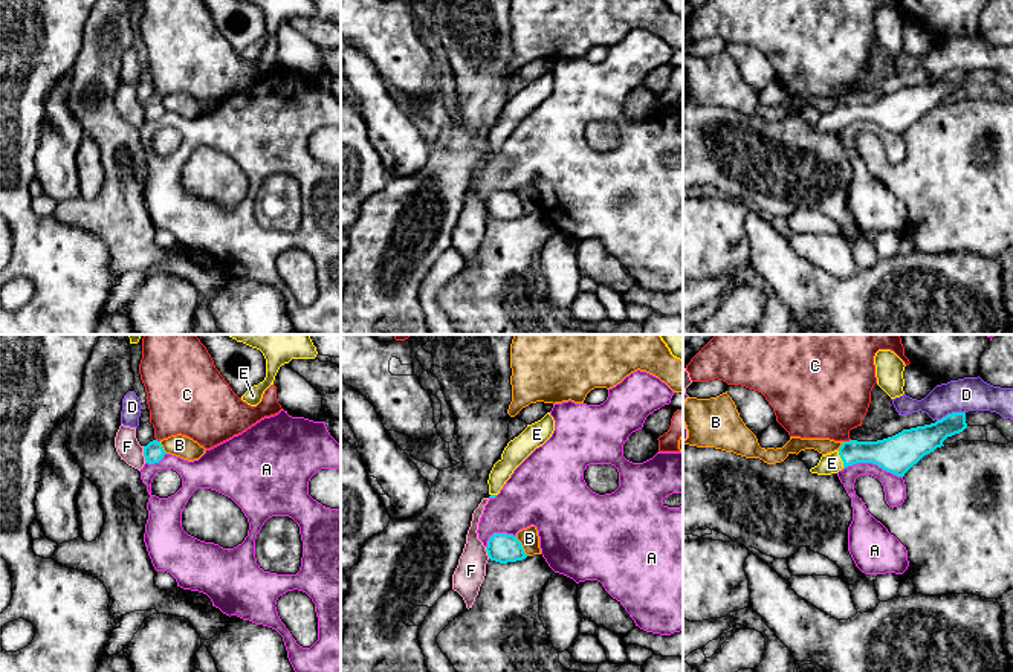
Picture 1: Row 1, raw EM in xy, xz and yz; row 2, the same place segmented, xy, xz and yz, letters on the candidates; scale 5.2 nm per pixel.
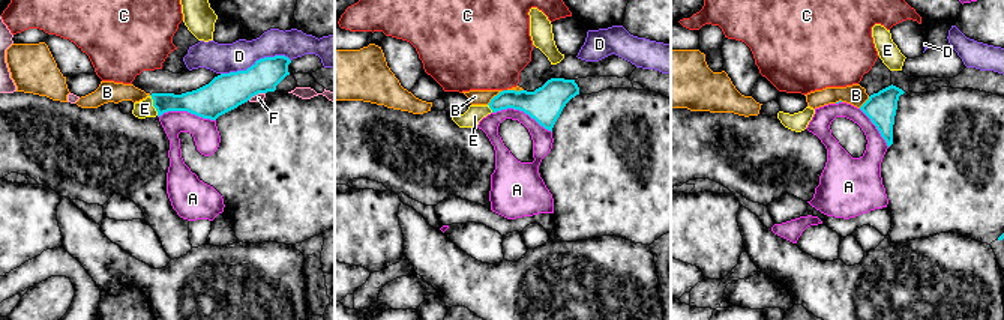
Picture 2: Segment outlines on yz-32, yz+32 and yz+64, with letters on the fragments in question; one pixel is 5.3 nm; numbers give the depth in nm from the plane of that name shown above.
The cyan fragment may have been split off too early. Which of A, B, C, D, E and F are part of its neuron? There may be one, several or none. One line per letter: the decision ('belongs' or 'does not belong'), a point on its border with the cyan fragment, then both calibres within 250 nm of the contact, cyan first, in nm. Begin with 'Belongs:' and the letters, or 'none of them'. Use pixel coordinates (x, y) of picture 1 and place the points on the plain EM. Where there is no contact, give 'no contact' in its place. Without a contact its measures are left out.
Belongs: E
A: does not belong; meets cyan in yz at (873, 121); 200 nm thick on the cyan side, 120 nm on the other
B: does not belong; meets cyan in xz at (521, 203); 160 nm thick on the cyan side, 100 nm on the other
C: does not belong; meets cyan in yz at (847, 100); 190 nm thick on the cyan side, 400 nm on the other
D: does not belong; meets cyan in yz at (952, 71); 160 nm thick on the cyan side, 180 nm on the other
E: belongs; meets cyan in yz at (842, 118); 160 nm thick on the cyan side, 110 nm on the other
F: does not belong; meets cyan in xy at (144, 112); 110 nm thick on the cyan side, 130 nm on the other

